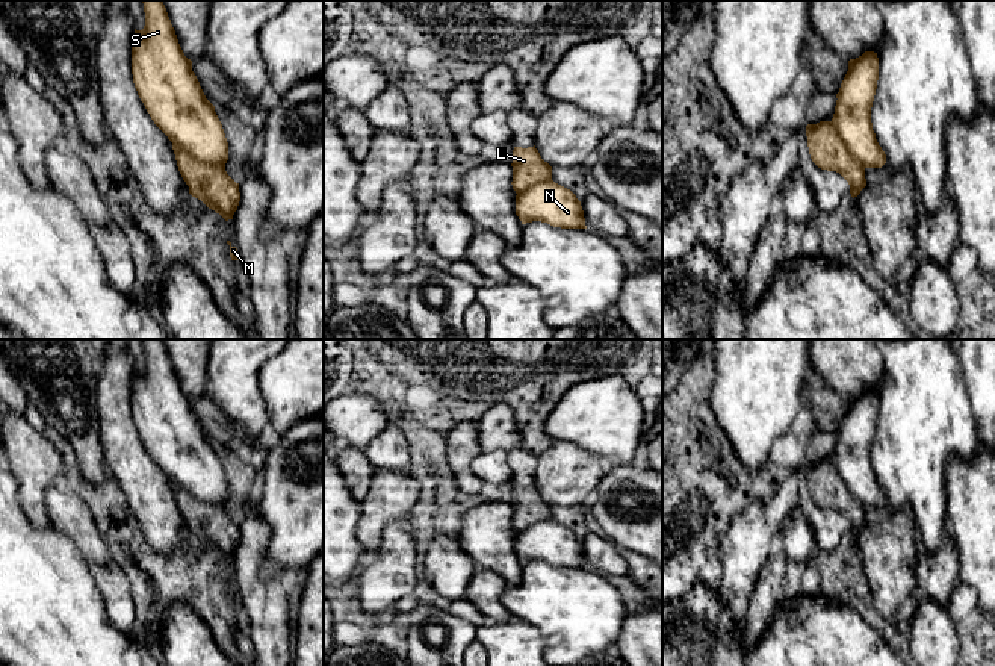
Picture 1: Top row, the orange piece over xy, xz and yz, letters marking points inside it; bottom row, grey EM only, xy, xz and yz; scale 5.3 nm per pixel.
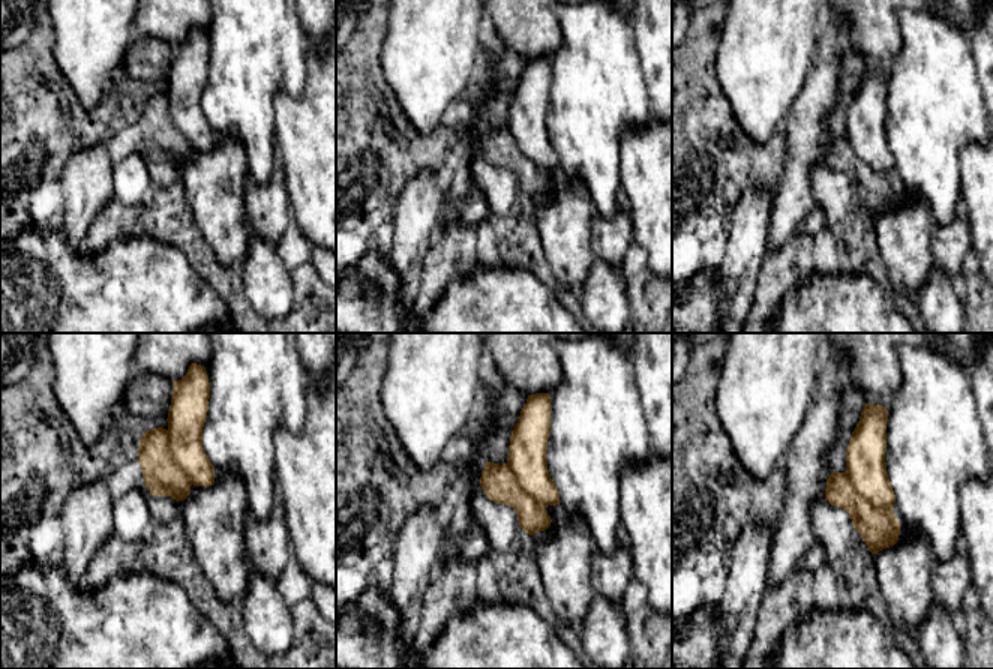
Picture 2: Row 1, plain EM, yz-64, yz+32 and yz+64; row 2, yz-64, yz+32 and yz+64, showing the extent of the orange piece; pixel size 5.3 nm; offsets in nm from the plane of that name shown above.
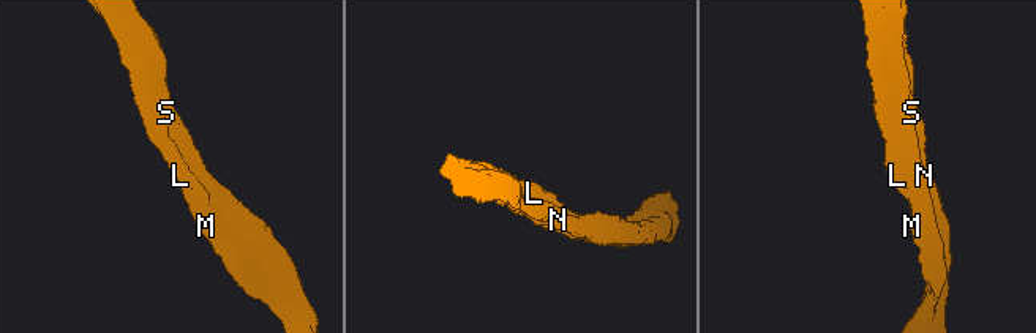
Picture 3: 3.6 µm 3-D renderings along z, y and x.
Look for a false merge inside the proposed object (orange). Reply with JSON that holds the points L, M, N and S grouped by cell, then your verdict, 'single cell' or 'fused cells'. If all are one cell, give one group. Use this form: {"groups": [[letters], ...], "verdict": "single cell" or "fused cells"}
{"groups": [["L", "M"], ["N", "S"]], "verdict": "fused cells"}

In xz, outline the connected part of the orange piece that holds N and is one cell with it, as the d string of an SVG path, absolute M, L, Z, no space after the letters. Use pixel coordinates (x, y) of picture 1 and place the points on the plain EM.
M553 519L519 531L516 554L522 563L541 560L561 568L587 568L581 540L570 528Z

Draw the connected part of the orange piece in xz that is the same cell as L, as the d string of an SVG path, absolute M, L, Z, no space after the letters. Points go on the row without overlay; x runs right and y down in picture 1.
M535 484L528 487L514 486L511 506L511 524L516 533L552 519L552 506L541 498Z

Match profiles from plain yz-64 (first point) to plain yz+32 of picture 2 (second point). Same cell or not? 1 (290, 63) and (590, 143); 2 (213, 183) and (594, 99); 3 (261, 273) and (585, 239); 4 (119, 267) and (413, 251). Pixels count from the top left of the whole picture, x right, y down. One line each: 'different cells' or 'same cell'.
1: same cell
2: different cells
3: different cells
4: different cells

